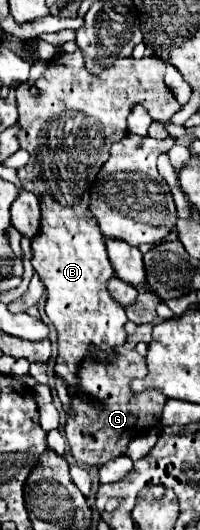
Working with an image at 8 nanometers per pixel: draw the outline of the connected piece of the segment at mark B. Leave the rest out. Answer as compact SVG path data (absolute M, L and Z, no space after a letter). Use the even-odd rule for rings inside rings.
M76 50L76 52L72 52L72 54L56 54L50 62L48 62L48 68L46 68L46 72L44 72L44 76L36 82L36 88L38 88L38 94L32 94L30 90L28 90L28 86L26 84L20 84L20 86L16 86L16 104L18 104L18 112L20 112L20 118L18 118L18 122L20 122L20 134L18 134L18 142L20 142L20 148L24 148L28 154L30 154L30 162L28 162L28 166L26 168L20 168L18 170L18 174L20 174L20 180L22 180L22 186L26 188L26 190L34 190L34 194L40 198L40 208L42 208L42 218L40 218L40 234L36 234L36 238L32 238L32 266L34 266L34 270L36 270L36 274L42 278L42 282L44 282L44 286L46 286L46 294L48 294L48 300L46 300L46 316L50 318L50 322L54 324L54 328L56 328L56 332L58 332L58 358L56 358L56 366L54 366L54 372L58 374L58 376L62 376L64 378L64 382L66 382L66 386L72 386L72 388L76 388L76 392L80 392L80 388L78 388L78 384L76 384L76 366L86 358L86 350L88 350L88 344L94 344L94 346L98 346L102 352L106 352L106 354L114 354L114 346L120 346L120 344L124 344L126 342L126 332L124 332L124 324L126 324L126 314L124 314L124 308L110 296L110 292L108 292L108 288L106 288L106 282L108 282L108 278L114 274L114 270L112 270L112 264L110 264L110 260L108 260L108 254L106 254L106 244L104 244L104 236L100 234L100 228L96 226L96 218L92 218L92 214L90 214L90 210L88 210L88 202L90 202L90 190L92 188L88 188L88 186L92 186L92 182L96 182L96 174L100 172L100 166L106 162L106 158L108 158L108 150L110 150L110 146L112 146L112 142L116 142L116 140L120 140L124 134L126 134L126 118L128 118L128 114L130 114L130 110L132 110L132 106L134 104L144 104L146 108L148 108L148 112L150 112L150 116L154 118L154 120L160 120L160 122L168 122L180 108L182 108L182 104L178 104L178 100L174 98L174 94L170 92L170 88L164 84L164 70L166 70L166 64L164 62L160 62L160 60L156 60L156 58L142 58L142 60L136 60L136 58L118 58L112 66L108 66L108 70L102 70L100 74L92 74L86 66L84 66L84 52L80 52L80 50ZM70 150L70 160L64 160L64 152L68 152Z

